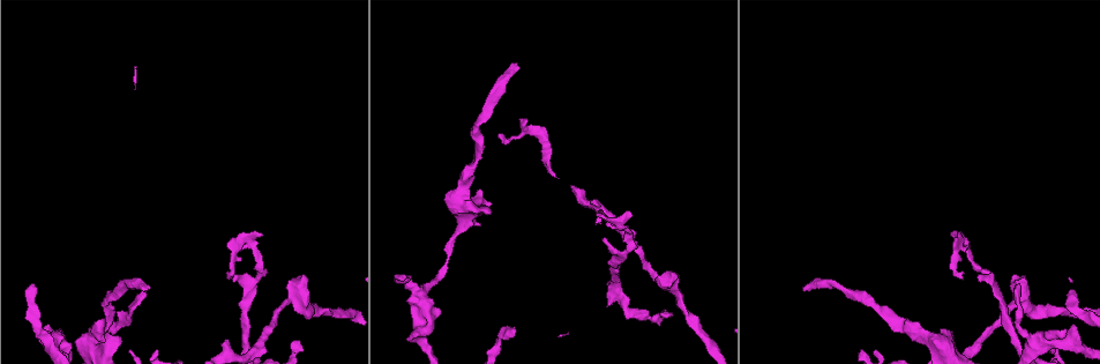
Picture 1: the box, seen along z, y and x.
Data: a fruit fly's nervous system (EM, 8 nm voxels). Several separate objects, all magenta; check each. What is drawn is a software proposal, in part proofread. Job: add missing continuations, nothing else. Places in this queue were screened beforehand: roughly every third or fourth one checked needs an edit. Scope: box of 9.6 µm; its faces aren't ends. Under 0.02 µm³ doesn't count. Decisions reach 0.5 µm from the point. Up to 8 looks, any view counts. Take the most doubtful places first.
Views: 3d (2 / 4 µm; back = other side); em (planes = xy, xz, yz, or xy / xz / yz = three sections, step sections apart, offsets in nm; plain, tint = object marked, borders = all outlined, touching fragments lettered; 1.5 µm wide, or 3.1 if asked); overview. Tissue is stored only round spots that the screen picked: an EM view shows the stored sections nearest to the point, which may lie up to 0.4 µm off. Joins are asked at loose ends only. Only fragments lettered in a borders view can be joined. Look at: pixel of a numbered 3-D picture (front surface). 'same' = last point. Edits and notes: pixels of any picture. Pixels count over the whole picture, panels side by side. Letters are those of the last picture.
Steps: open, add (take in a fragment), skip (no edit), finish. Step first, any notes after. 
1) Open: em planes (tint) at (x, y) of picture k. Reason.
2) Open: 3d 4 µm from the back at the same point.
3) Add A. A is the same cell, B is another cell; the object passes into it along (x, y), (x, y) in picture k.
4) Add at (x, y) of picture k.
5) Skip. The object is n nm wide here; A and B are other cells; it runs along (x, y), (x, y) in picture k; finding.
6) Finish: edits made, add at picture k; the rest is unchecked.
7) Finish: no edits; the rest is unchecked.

Open: em planes (plain) at (32, 287) of picture 1. An open end.

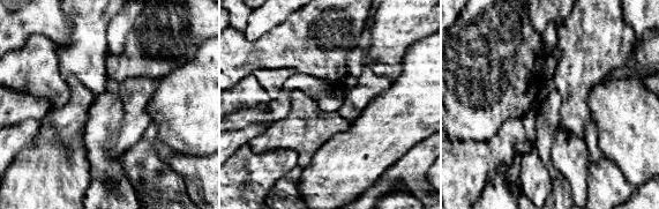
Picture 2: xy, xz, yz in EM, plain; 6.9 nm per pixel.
Open: em planes (borders) at the same point. See the neighbours.

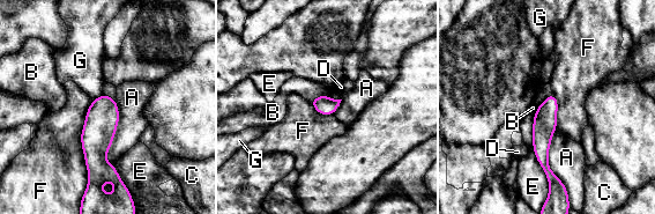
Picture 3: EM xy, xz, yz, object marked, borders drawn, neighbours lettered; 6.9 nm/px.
Skip. The longest contact is with F, 600 nm; A, B, C, D, E, F and G are other cells; it runs along (550, 97), (542, 160), (551, 175) in picture 3; no lettered fragment goes on from it.

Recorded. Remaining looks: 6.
Open: 3d 2 µm at (668, 313) of picture 1. Free end.

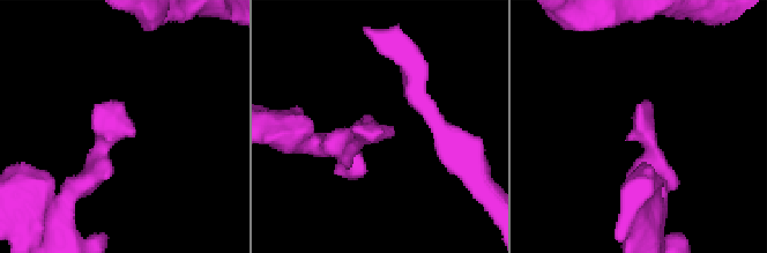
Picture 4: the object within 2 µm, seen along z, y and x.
Open: em planes (tint) at (122, 106) of picture 4.

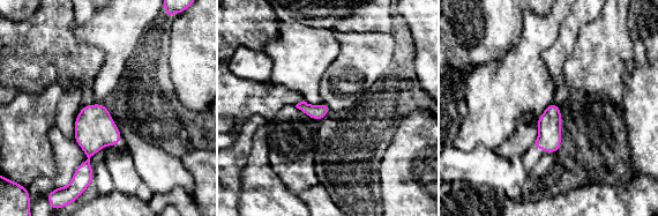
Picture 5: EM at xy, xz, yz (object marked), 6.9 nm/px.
Open: em planes (borders) at the same point. What lies round it.

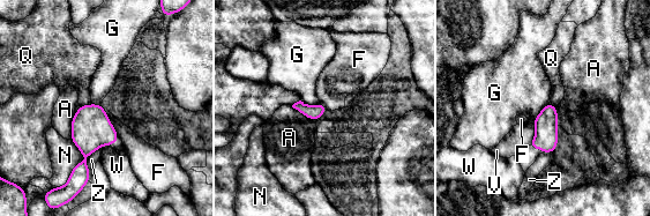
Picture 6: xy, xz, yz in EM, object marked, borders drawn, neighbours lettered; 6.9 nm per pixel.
Skip. The object is 110 nm wide here; A, F, G, N, Q, V, W and Z are other cells; a border runs along (107, 116), (119, 138) in picture 6; none of them fits.

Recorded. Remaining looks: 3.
Open: 3d 2 µm at (227, 340) of picture 1. Free end.

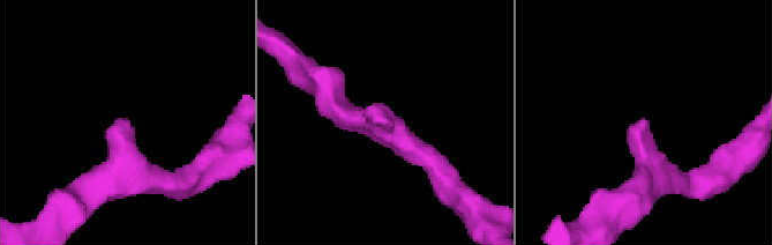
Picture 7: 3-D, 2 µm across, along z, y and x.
Open: em yz step 8 (borders) at (377, 120) of picture 7. Shape alone is not enough.

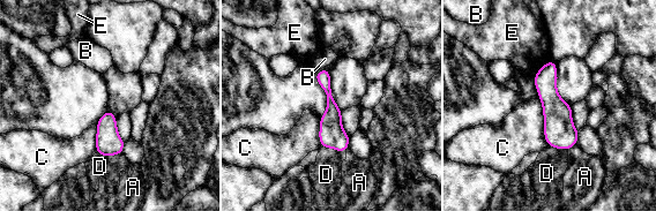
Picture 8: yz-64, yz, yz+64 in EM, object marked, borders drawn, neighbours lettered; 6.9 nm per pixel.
Skip. A, B, C, D and E are other cells; it runs along (550, 63), (550, 99), (566, 147) in picture 8; no lettered fragment goes on from it.

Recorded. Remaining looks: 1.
Finish: no edits; the rest is unchecked.

